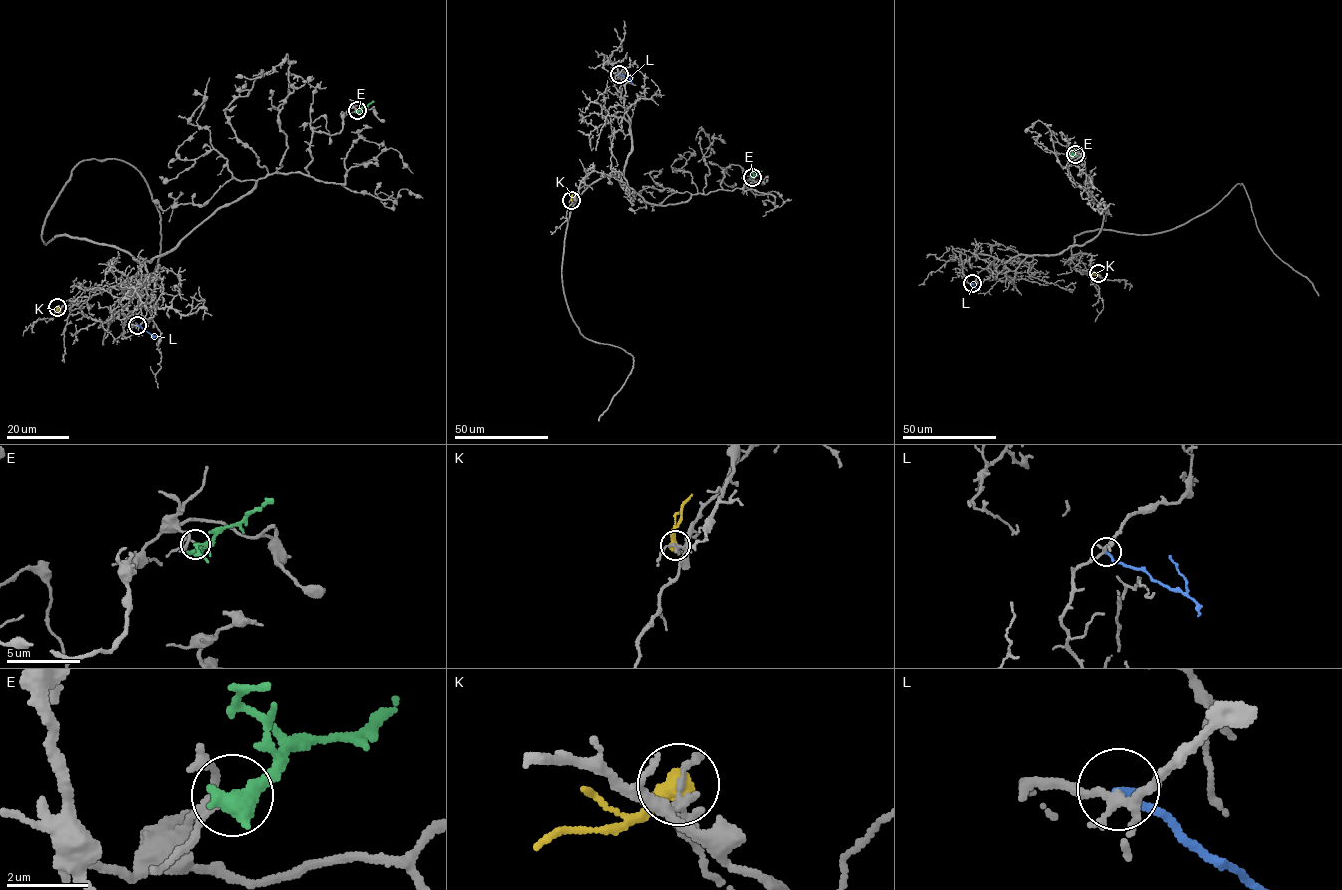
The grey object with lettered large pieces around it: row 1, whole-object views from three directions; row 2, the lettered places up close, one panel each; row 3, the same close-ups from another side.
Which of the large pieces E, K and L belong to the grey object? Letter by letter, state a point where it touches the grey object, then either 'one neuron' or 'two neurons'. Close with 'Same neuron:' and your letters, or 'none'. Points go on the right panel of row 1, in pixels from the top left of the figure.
E: (1075, 154) | one neuron
K: (1098, 273) | two neurons
L: (972, 283) | two neurons
Same neuron: E

